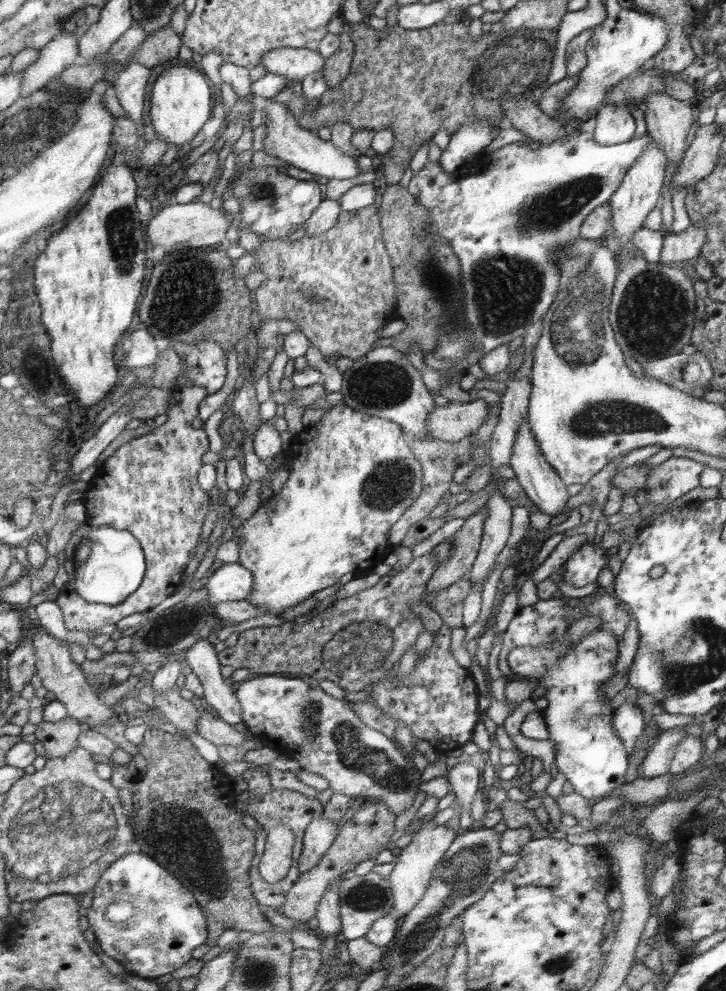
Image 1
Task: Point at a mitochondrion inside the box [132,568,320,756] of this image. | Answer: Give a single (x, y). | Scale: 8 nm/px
(171, 627)

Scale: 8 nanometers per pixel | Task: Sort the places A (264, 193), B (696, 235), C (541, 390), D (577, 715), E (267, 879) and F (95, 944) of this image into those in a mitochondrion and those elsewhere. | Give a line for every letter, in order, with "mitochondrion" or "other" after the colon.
A: mitochondrion
B: other
C: other
D: mitochondrion
E: other
F: other

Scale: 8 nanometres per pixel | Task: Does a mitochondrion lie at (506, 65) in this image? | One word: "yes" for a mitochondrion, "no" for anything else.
yes

